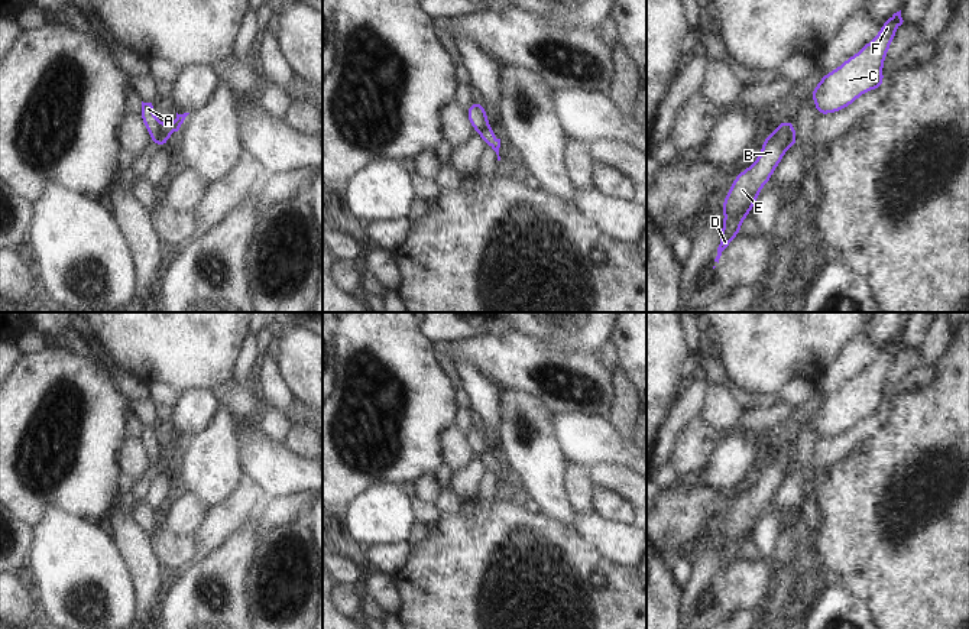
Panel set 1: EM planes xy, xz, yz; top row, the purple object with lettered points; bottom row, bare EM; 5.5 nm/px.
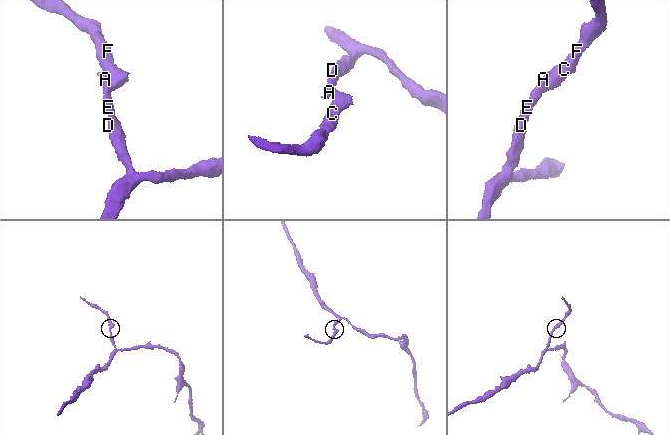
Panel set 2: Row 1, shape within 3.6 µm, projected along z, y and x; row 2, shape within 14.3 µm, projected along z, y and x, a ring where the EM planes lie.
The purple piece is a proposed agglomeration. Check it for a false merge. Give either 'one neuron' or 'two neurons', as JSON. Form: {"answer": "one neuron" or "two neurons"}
{"answer": "two neurons"}

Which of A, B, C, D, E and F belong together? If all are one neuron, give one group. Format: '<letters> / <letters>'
A B D E / C F

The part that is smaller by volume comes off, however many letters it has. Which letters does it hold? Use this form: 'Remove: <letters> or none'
Remove: C, F

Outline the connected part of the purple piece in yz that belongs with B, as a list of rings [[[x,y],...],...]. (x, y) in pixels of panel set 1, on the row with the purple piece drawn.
[[[787,120],[777,124],[774,133],[762,139],[758,159],[732,181],[730,191],[722,202],[725,221],[720,227],[722,239],[714,262],[719,263],[722,252],[739,234],[742,221],[749,215],[759,197],[759,189],[769,182],[775,168],[782,161],[794,121]]]

